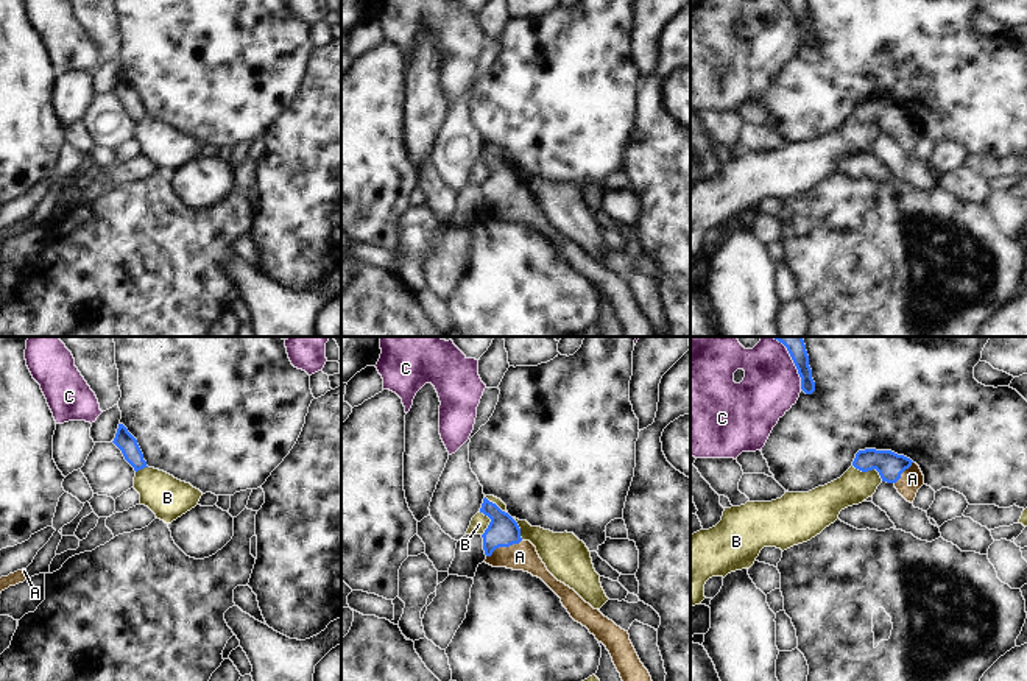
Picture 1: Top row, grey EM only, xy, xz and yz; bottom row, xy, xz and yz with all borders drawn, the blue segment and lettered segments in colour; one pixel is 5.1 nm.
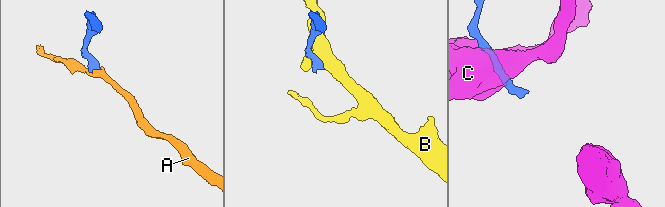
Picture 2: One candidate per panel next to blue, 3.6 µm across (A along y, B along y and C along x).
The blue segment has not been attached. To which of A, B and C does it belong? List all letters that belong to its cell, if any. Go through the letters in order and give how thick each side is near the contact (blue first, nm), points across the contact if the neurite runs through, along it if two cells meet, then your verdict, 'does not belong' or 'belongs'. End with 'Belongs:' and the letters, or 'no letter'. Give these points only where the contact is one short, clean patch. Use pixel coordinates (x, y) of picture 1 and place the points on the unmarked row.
A: 160 nm thick on the blue side, 140 nm on the other; runs through xz (502, 183), (504, 197), (519, 208); belongs
B: 140 nm thick on the blue side, 170 nm on the other; border along yz (853, 116), (862, 122), (875, 120), (882, 131); does not belong
C: 90 nm thick on the blue side, 300 nm on the other; does not belong
Belongs: A

